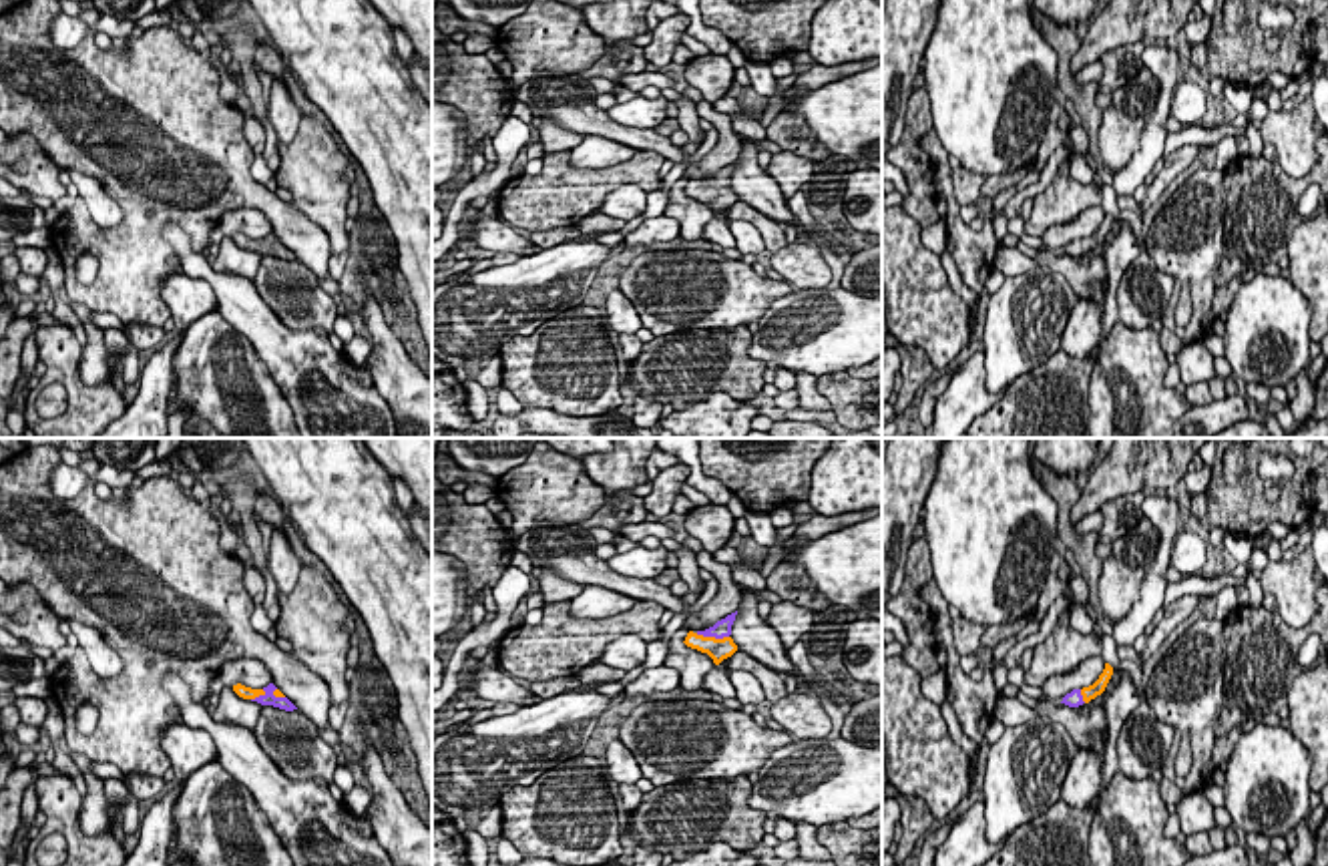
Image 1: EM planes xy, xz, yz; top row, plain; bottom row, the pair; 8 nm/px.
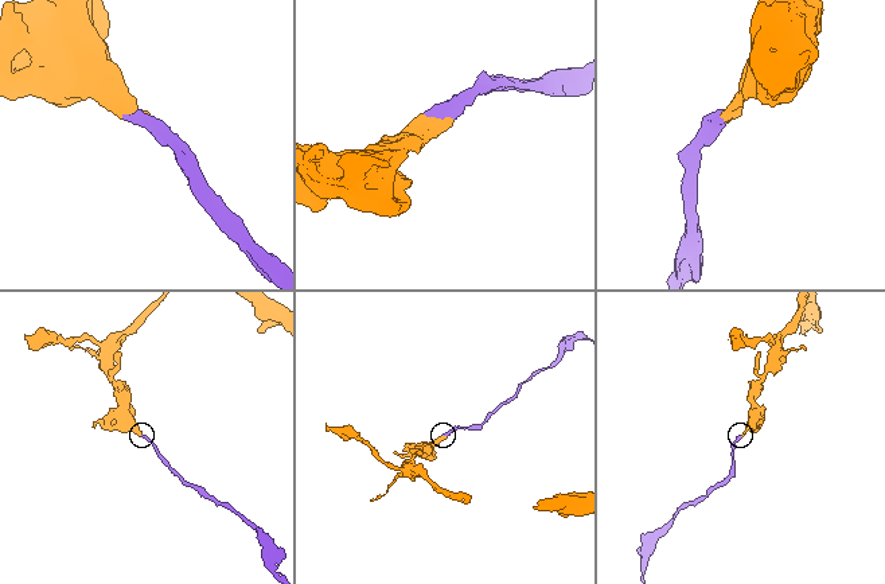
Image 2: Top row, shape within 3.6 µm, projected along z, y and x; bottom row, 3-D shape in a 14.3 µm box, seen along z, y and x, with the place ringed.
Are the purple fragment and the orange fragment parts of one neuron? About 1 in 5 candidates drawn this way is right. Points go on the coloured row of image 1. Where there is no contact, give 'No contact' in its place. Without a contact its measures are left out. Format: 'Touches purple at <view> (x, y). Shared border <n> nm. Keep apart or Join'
Touches purple at xz (712, 635). Shared border 280 nm. Join

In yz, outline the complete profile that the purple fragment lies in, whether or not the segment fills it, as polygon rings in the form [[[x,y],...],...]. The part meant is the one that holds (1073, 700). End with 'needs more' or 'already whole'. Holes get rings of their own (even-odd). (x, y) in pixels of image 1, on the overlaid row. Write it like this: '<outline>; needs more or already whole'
[[[1105,663],[1103,673],[1099,675],[1099,679],[1093,685],[1083,687],[1083,689],[1073,689],[1071,693],[1067,693],[1063,697],[1061,703],[1065,703],[1069,707],[1079,707],[1083,703],[1089,703],[1091,699],[1095,699],[1097,695],[1101,695],[1105,691],[1111,675],[1113,675],[1113,667],[1109,663]]]; needs more

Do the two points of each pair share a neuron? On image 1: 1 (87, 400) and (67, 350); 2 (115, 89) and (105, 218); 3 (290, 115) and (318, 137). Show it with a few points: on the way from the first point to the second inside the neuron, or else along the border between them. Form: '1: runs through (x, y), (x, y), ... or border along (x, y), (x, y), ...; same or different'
1: runs through (75, 388), (67, 374), (67, 362); same
2: border along (69, 167), (91, 175), (117, 203), (119, 226); different
3: border along (302, 113), (296, 135), (290, 141), (278, 141); different

